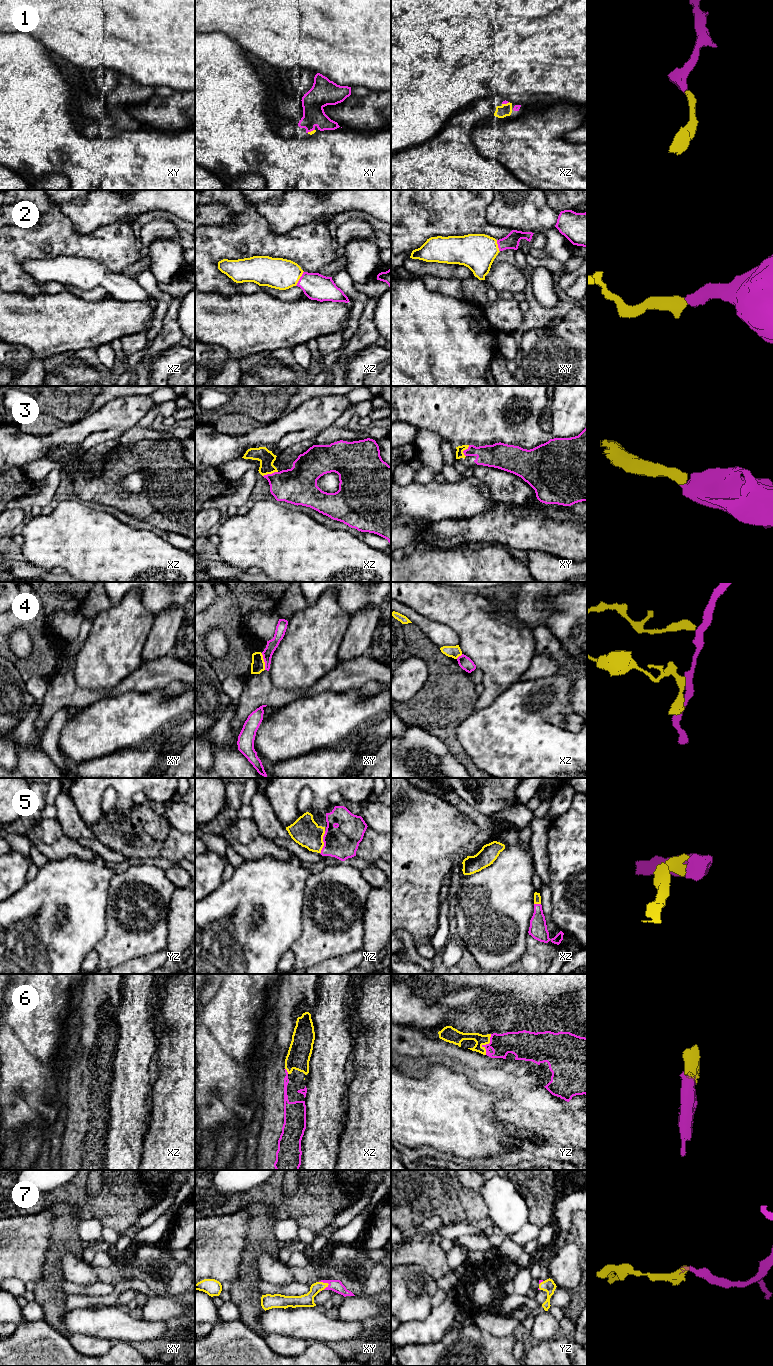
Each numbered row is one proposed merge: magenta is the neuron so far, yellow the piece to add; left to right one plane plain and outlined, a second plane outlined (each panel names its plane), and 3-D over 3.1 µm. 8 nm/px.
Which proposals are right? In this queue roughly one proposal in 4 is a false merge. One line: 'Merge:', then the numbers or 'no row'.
Merge: 1, 2, 3, 5, 6, 7

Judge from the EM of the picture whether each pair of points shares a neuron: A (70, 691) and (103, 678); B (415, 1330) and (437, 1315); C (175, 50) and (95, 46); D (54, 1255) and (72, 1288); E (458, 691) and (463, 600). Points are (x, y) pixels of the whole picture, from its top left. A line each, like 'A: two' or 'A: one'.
A: two
B: one
C: one
D: two
E: two

